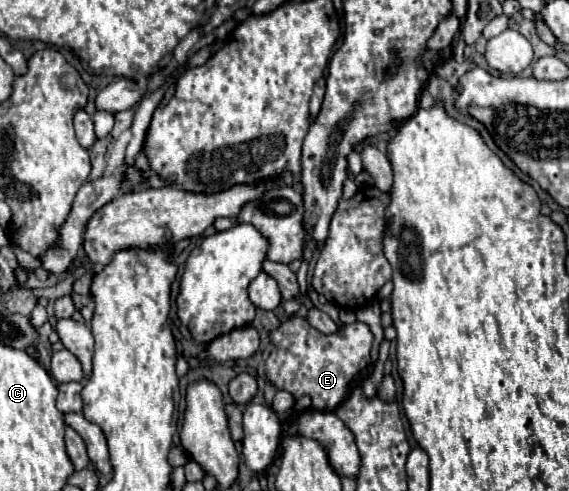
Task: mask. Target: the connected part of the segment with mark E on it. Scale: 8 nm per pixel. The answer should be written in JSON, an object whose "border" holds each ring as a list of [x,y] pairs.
{"border":[[[292,315],[278,329],[268,333],[274,345],[264,363],[266,379],[280,391],[288,391],[294,399],[310,395],[312,407],[320,411],[334,411],[350,393],[360,373],[370,365],[370,351],[374,335],[366,323],[352,323],[338,333],[324,335],[308,325],[304,317]]]}

